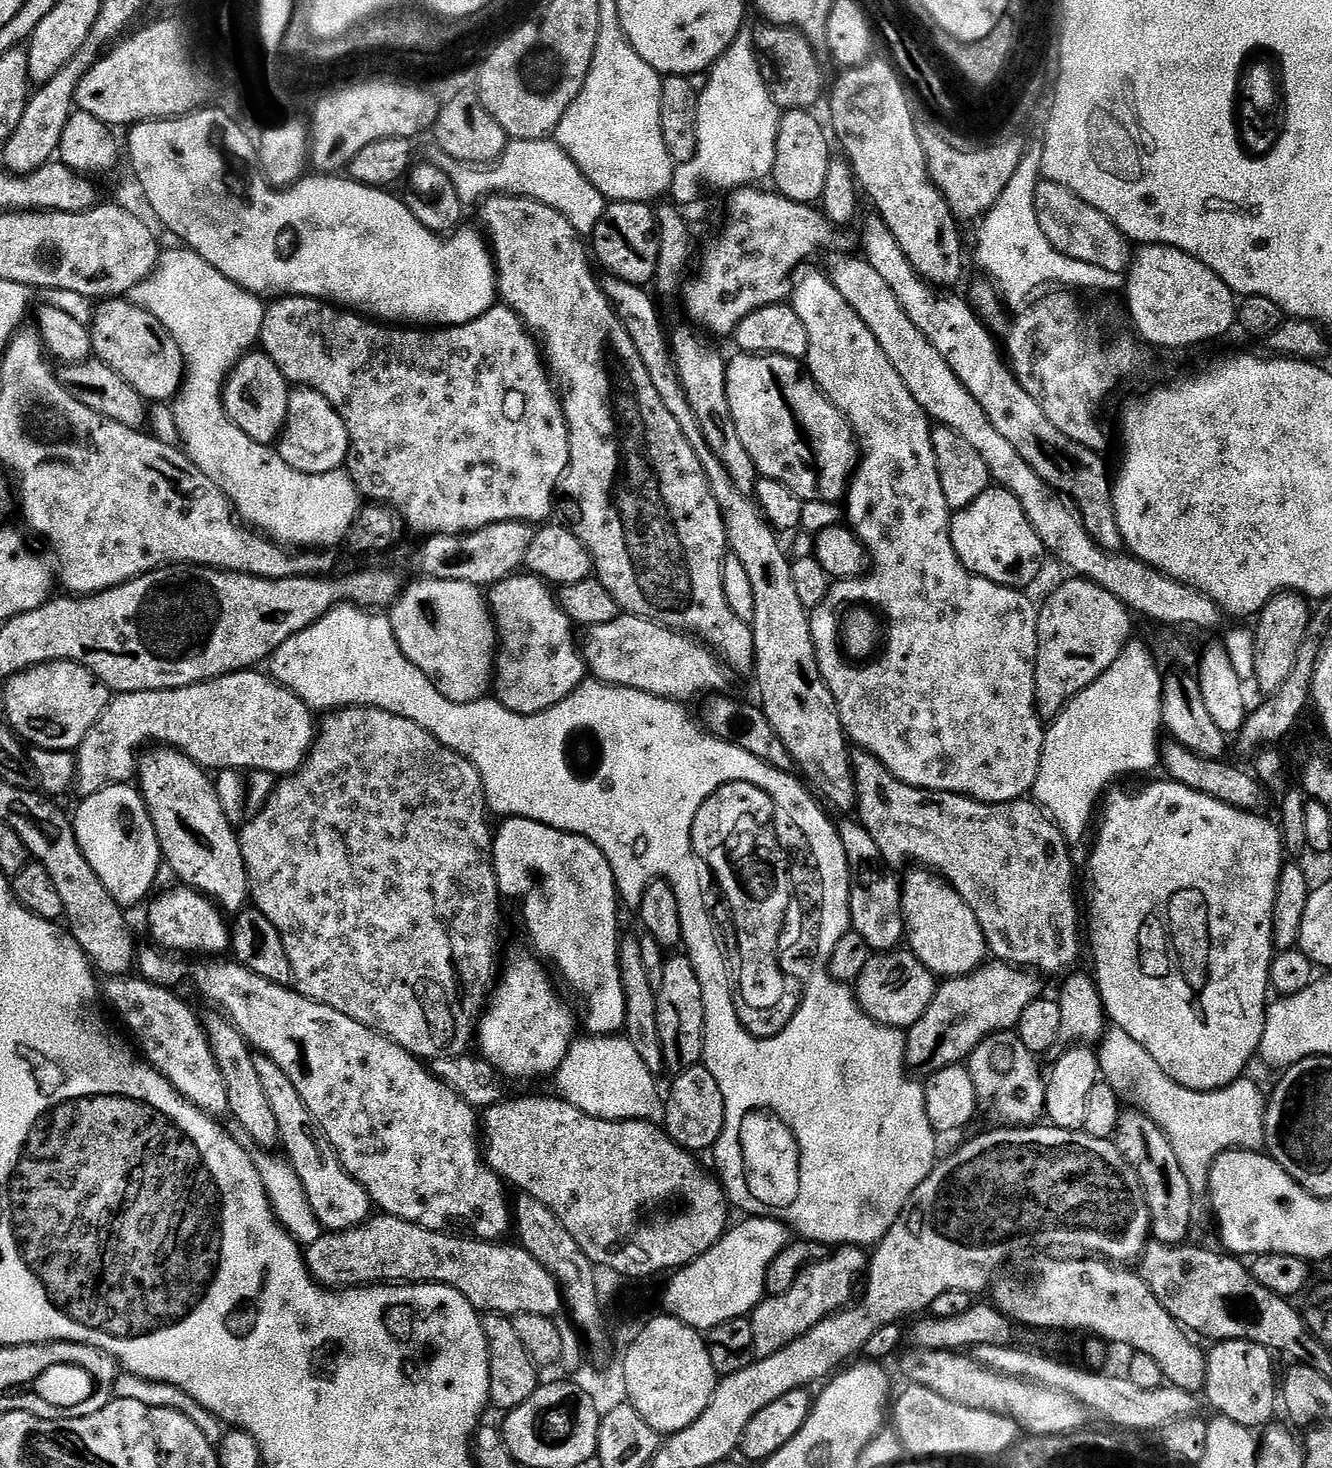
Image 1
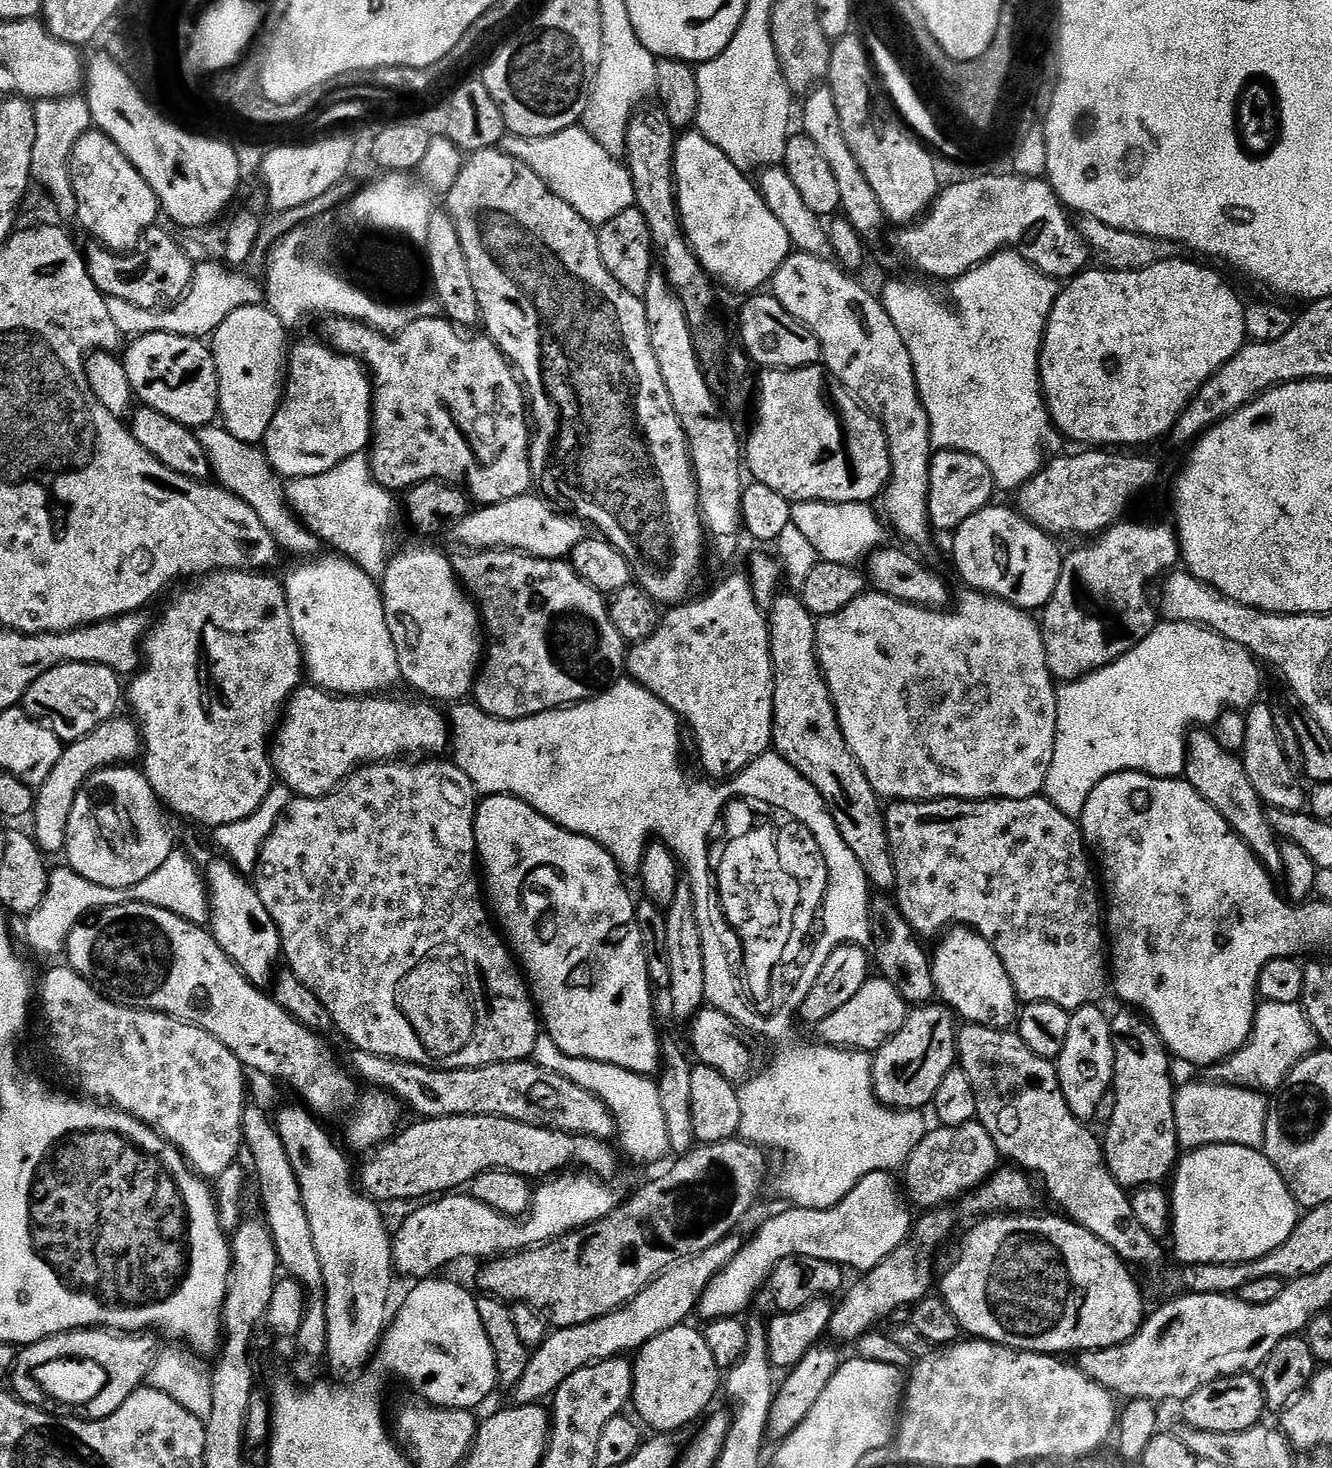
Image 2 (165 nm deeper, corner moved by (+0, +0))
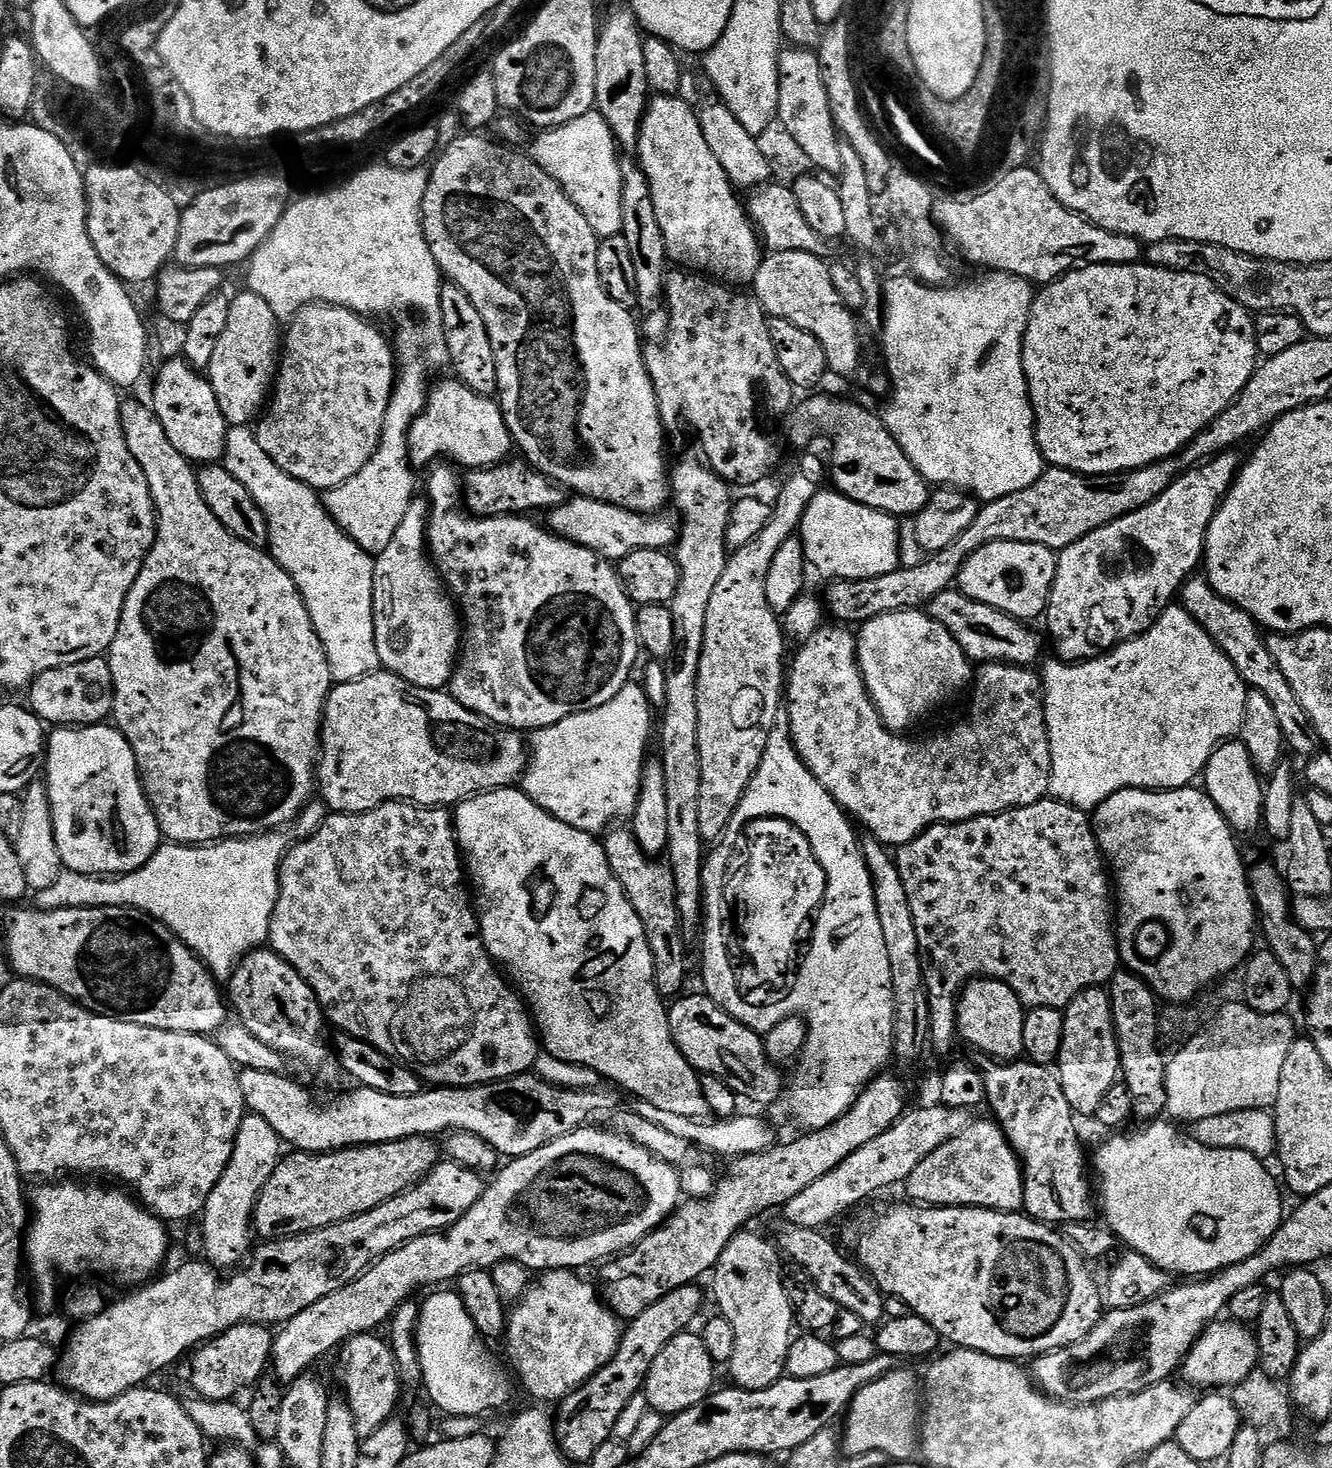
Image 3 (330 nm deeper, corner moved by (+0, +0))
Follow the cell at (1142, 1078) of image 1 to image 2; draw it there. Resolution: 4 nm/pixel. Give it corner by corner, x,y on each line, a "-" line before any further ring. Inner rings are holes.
1184,1084
1176,1088
1174,1118
1176,1139
1184,1150
1205,1148
1211,1144
1233,1144
1263,1149
1270,1100
1265,1093
1229,1084

